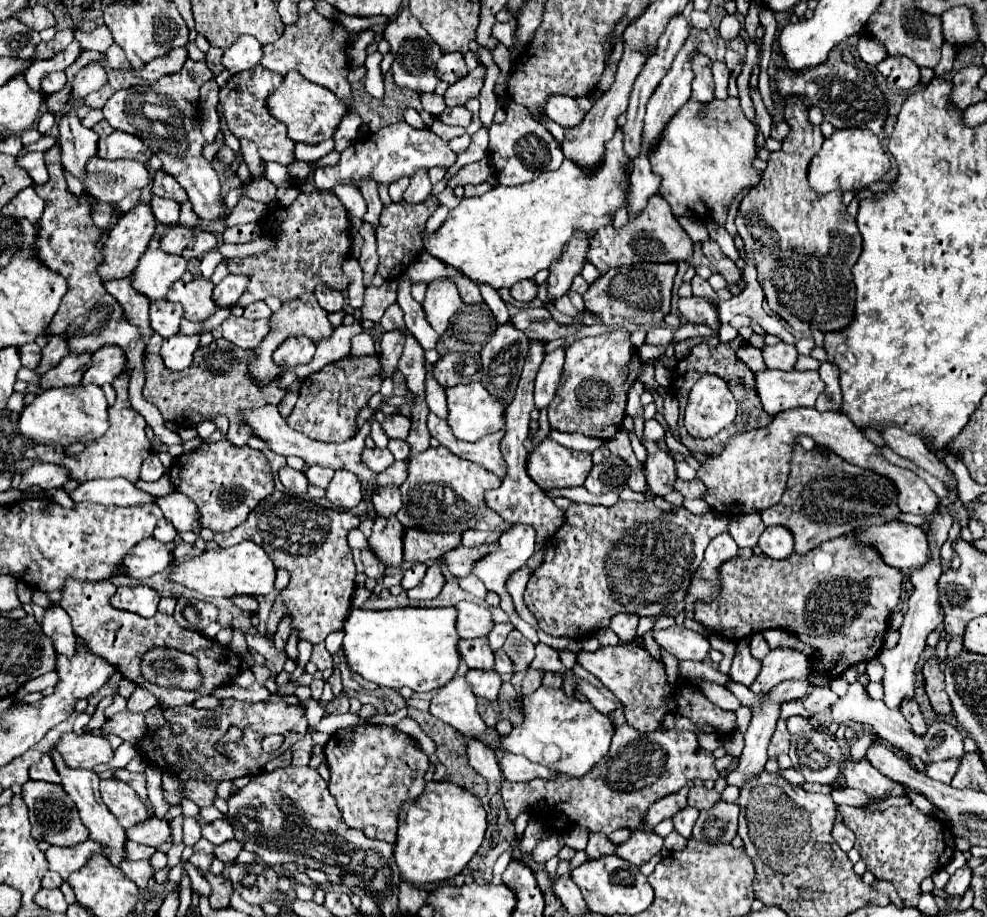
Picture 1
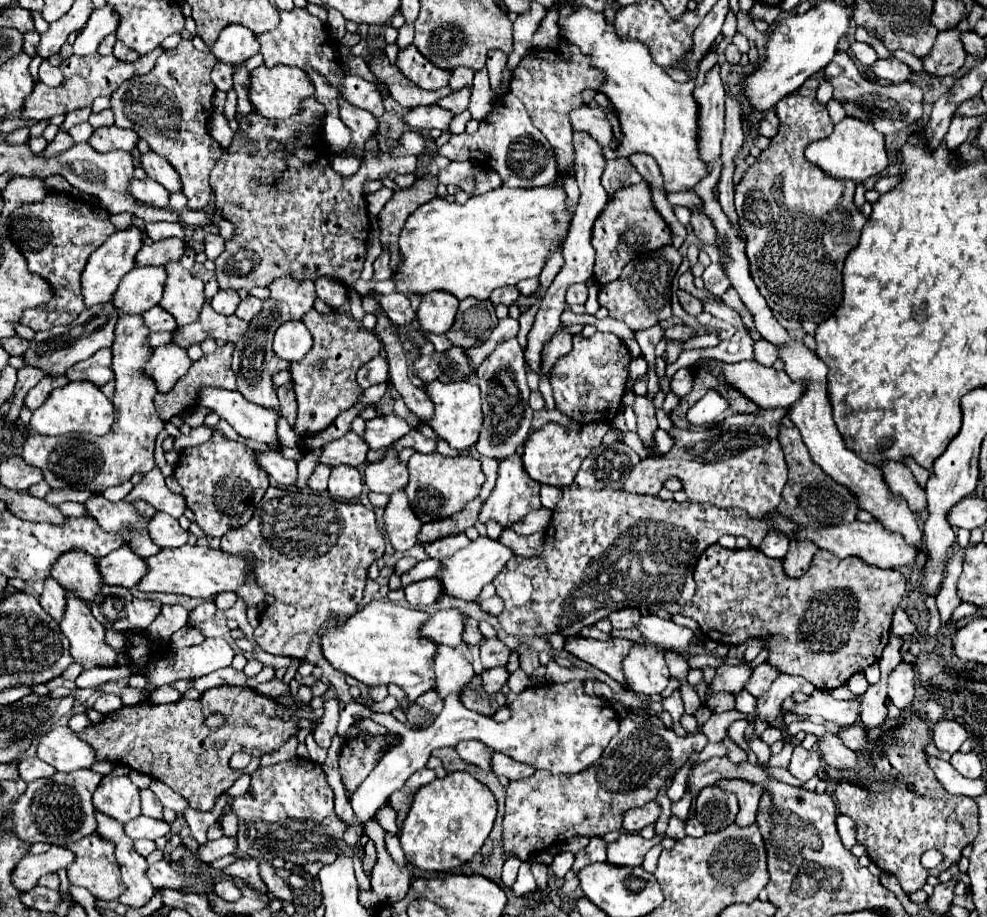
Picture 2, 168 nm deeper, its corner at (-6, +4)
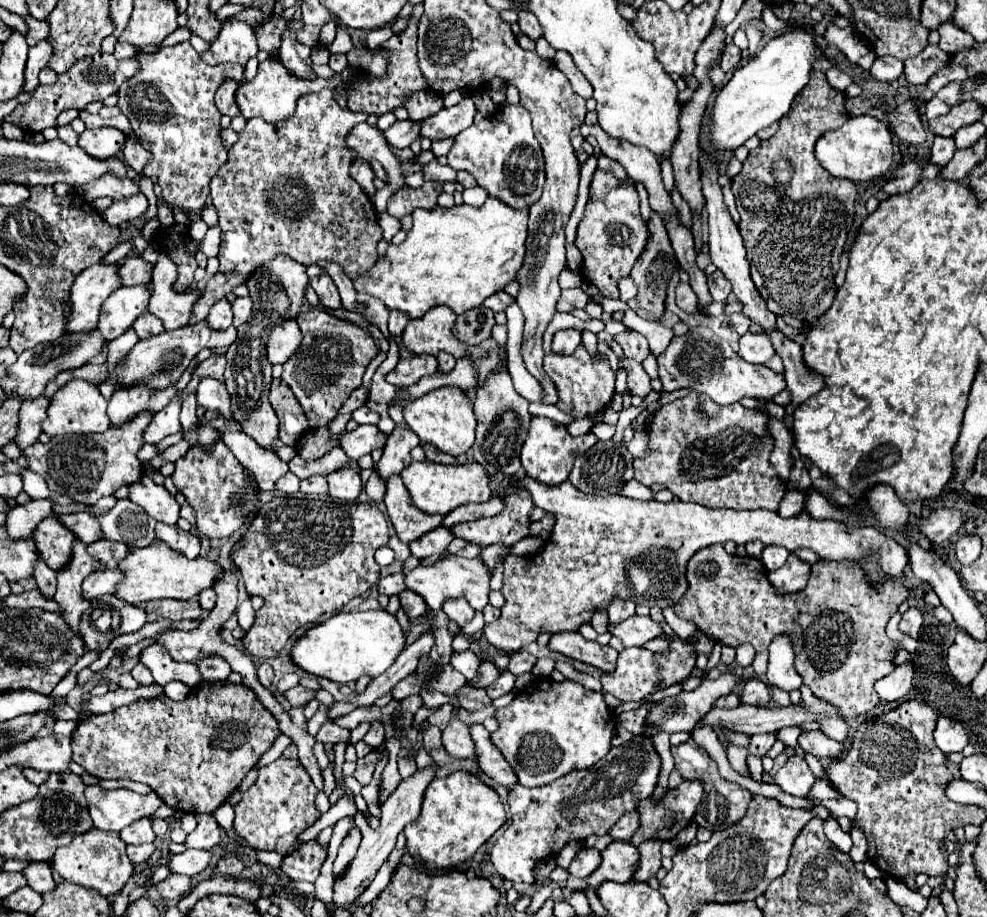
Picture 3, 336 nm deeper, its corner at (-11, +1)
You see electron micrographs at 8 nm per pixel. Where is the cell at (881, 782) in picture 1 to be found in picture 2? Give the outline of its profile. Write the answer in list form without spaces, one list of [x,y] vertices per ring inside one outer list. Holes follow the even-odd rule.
[[[832,733],[820,735],[818,737],[818,751],[820,751],[820,757],[824,759],[826,765],[836,767],[836,769],[858,771],[858,753],[844,747],[842,741],[838,739],[838,735],[832,735]]]

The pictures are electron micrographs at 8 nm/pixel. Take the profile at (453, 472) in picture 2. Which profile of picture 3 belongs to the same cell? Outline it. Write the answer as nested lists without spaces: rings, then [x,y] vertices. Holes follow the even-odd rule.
[[[411,462],[403,472],[401,478],[411,492],[411,498],[415,506],[427,514],[449,514],[457,506],[469,504],[469,502],[487,502],[491,498],[489,488],[489,476],[483,472],[481,464],[435,464],[435,462]]]

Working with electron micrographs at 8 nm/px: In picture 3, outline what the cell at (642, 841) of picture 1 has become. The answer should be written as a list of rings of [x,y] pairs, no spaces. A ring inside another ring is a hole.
[[[611,842],[603,852],[603,862],[597,872],[593,872],[587,882],[591,888],[597,888],[605,880],[613,882],[629,882],[631,872],[635,872],[635,864],[639,864],[639,850],[631,842]]]

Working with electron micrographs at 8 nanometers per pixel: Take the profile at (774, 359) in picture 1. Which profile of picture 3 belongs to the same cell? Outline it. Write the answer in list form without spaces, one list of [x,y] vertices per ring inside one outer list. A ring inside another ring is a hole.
[[[747,332],[741,336],[739,356],[751,364],[765,364],[767,360],[771,360],[771,356],[775,356],[775,350],[767,334]]]

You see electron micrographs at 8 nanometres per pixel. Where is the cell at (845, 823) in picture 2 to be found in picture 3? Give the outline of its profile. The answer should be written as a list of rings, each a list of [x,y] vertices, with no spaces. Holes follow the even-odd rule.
[[[827,818],[827,820],[825,820],[825,836],[827,836],[827,838],[835,844],[835,848],[839,848],[841,852],[849,852],[851,846],[853,846],[851,834],[845,832],[835,818]]]

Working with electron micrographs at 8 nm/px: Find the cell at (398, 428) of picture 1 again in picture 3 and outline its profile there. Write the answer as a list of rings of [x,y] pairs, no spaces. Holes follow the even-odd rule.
[[[365,424],[365,426],[359,426],[353,432],[341,434],[339,440],[341,440],[341,448],[347,452],[347,456],[351,460],[359,460],[361,456],[371,454],[377,448],[385,448],[387,436],[389,434],[381,432],[377,426]]]

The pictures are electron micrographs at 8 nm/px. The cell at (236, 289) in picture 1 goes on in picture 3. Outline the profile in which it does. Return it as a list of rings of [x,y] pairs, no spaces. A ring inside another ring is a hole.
[[[219,300],[219,302],[211,308],[211,312],[209,312],[209,316],[207,316],[207,322],[209,322],[209,326],[215,328],[215,330],[225,330],[225,328],[229,328],[229,326],[233,324],[231,302],[229,302],[229,300]]]

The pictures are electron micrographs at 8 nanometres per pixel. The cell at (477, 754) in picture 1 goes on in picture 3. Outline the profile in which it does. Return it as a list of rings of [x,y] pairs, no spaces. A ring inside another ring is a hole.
[[[457,710],[453,712],[447,728],[443,730],[443,746],[455,758],[475,760],[475,744],[469,736],[467,726],[457,718]]]

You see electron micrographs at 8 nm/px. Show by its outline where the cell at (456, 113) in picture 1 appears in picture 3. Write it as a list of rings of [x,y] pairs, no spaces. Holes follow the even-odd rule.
[[[397,120],[389,130],[385,130],[385,138],[395,148],[407,148],[413,140],[419,140],[419,126],[421,120]]]

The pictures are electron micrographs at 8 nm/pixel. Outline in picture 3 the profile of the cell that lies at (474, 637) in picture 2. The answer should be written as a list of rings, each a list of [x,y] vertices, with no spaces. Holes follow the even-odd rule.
[[[447,600],[445,604],[443,604],[443,612],[451,618],[451,620],[455,620],[459,626],[465,626],[467,622],[471,622],[473,620],[473,616],[475,616],[475,610],[465,602],[465,600]]]

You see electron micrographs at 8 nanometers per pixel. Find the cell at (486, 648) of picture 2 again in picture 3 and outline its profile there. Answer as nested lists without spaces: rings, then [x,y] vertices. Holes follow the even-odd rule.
[[[485,660],[483,664],[481,664],[481,668],[479,668],[479,674],[475,676],[475,680],[471,682],[473,686],[481,686],[481,688],[487,688],[489,684],[493,684],[497,678],[499,678],[499,668],[493,664],[493,662],[489,662],[489,660]]]

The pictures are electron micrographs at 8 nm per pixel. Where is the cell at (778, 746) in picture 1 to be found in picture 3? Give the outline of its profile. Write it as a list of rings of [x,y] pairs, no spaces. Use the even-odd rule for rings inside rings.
[[[757,734],[757,736],[751,736],[751,744],[747,746],[749,754],[755,754],[755,756],[763,756],[769,752],[769,748],[773,746],[775,742],[775,734]]]

